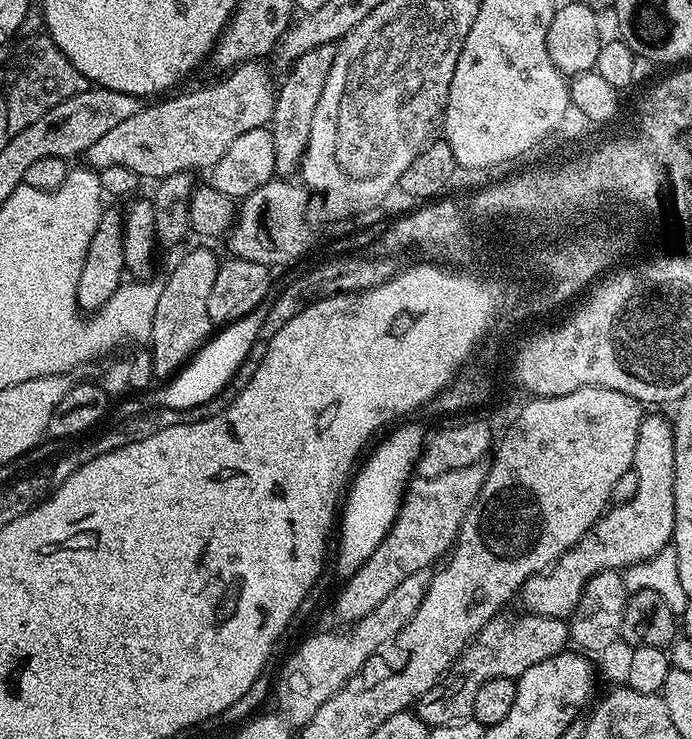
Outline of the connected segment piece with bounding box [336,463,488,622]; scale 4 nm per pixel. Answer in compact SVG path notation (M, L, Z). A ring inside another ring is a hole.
M478 463L438 474L438 478L416 476L408 481L404 500L389 532L361 568L343 581L344 589L336 596L336 612L344 622L361 620L386 598L386 594L390 594L390 590L394 590L394 586L410 578L410 574L432 568L435 560L443 561L451 553L460 535L460 523L470 506L474 506L487 473L487 467Z

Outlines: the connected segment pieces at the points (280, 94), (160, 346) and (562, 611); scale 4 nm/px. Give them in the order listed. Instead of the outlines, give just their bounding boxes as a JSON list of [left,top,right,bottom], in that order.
[[270,44,336,178],[150,248,221,377],[518,415,674,620]]

